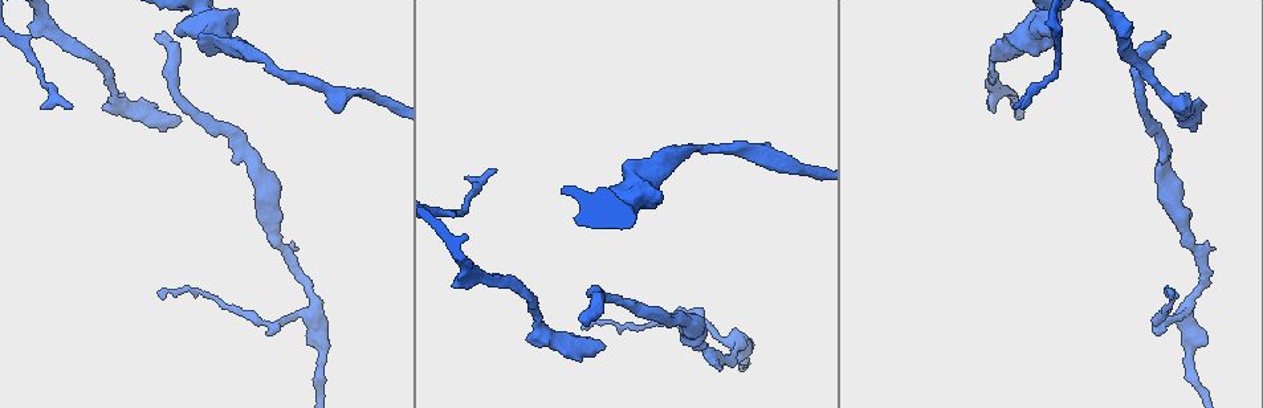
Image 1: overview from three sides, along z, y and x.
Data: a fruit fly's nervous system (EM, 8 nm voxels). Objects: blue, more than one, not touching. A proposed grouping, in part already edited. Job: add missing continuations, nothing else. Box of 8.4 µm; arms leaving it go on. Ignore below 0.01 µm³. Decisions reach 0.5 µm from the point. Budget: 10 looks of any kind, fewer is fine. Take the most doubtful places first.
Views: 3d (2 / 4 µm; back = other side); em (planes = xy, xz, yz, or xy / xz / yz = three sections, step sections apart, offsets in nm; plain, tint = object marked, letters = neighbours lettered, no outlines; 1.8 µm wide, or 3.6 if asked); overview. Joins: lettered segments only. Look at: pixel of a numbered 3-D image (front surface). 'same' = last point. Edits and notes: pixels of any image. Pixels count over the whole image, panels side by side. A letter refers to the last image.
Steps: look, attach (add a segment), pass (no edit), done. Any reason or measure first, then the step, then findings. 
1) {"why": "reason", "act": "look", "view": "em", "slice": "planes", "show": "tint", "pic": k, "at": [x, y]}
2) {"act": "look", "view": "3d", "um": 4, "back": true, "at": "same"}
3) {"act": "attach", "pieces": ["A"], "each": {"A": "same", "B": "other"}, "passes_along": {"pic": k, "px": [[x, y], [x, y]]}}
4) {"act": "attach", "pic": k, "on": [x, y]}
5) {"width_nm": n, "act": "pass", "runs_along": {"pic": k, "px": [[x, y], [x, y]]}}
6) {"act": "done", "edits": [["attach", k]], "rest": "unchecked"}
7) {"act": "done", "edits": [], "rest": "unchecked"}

{"why": "an open end", "act": "look", "view": "em", "slice": "yz", "step": 16, "show": "letters", "pic": 1, "at": [179, 121]}

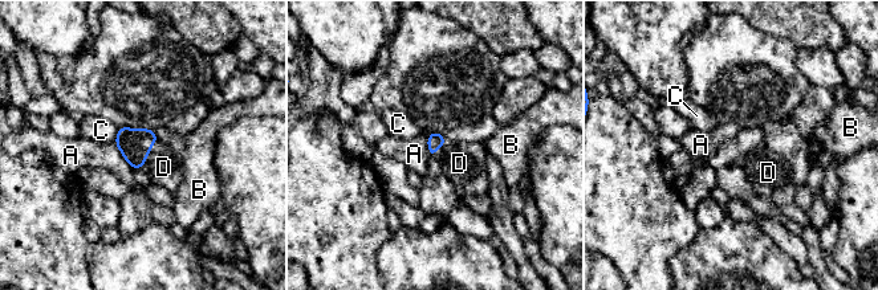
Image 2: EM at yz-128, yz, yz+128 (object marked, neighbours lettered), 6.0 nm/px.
{"act": "attach", "pieces": ["D"], "each": {"A": "other", "B": "other", "C": "other", "D": "same"}, "passes_along": {"pic": 2, "px": [[134, 143], [147, 154], [163, 167]]}, "found": "the cell continues"}

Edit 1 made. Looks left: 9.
{"act": "look", "view": "overview"}

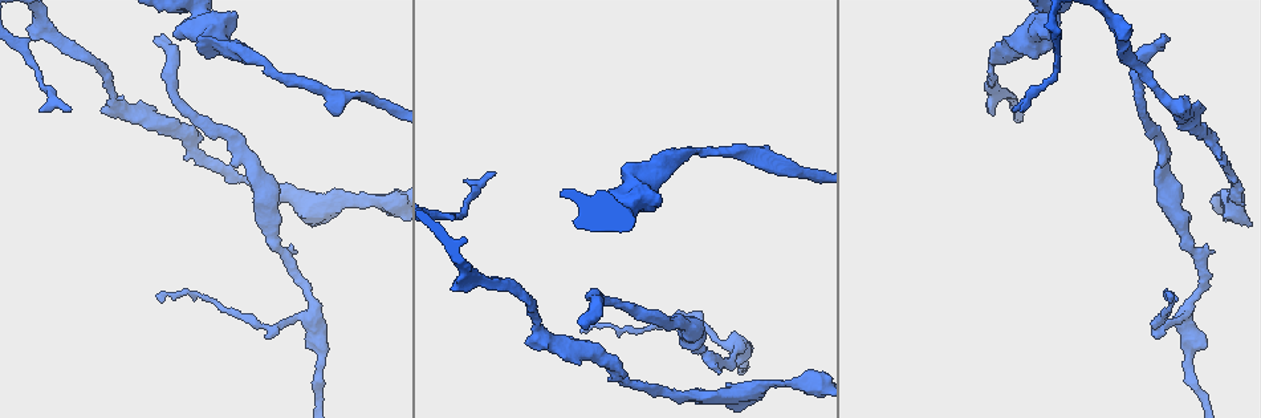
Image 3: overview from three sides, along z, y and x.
{"why": "end of a long branch", "act": "look", "view": "em", "slice": "planes", "show": "letters", "pic": 3, "at": [154, 41]}

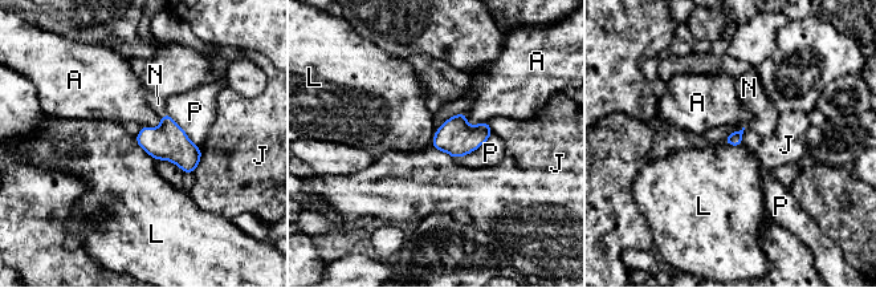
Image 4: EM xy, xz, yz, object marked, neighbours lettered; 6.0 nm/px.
{"longest_contact_nm": ["P", 280], "act": "attach", "pieces": ["N"], "each": {"A": "other", "J": "other", "L": "other", "N": "same", "P": "other"}, "found": "it goes on there"}

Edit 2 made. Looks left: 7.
{"why": "end of a long branch", "act": "look", "view": "em", "slice": "planes", "show": "letters", "pic": 3, "at": [68, 108]}

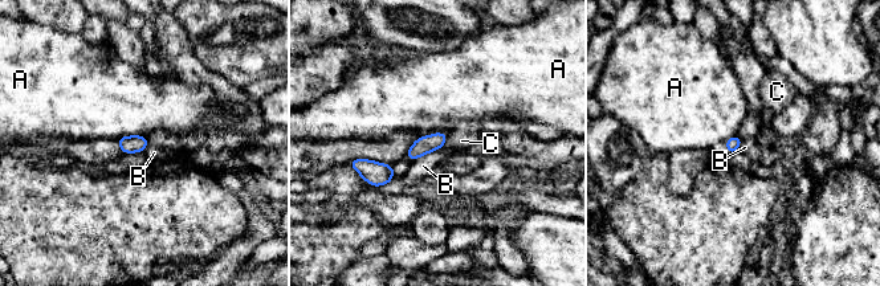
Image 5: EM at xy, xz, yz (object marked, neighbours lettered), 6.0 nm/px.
{"width_nm": 80, "act": "pass", "each": {"A": "other", "B": "other", "C": "other"}, "border": {"pic": 5, "px": [[445, 142], [411, 162]]}, "found": "no lettered segment goes on from it"}

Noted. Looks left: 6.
{"act": "look", "view": "3d", "um": 2, "pic": 3, "at": [172, 33]}

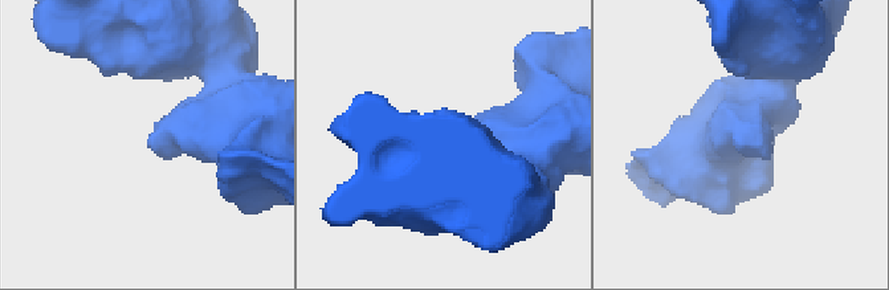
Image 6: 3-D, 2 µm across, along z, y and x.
{"act": "look", "view": "em", "slice": "yz", "step": 4, "show": "plain", "pic": 6, "at": [149, 142]}

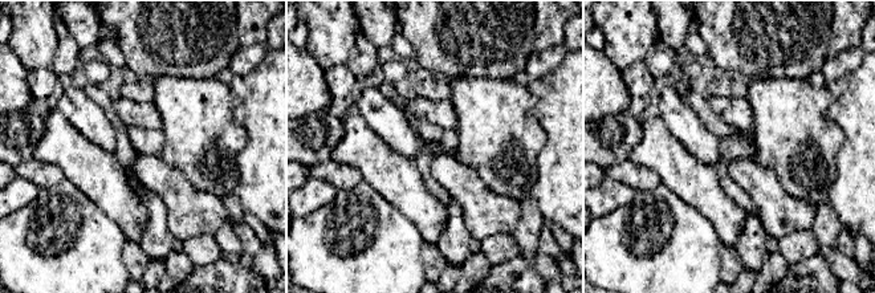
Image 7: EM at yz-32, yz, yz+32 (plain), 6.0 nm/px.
{"why": "what lies round it", "act": "look", "view": "em", "slice": "yz", "step": 4, "show": "letters", "at": "same"}

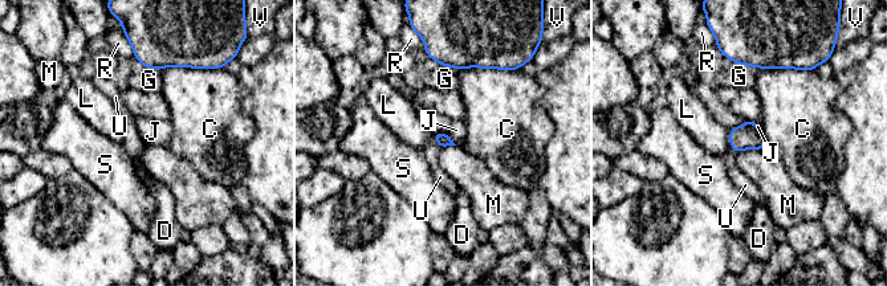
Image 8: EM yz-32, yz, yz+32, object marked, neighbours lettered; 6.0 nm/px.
{"act": "pass", "each": {"C": "other", "D": "other", "G": "other", "J": "other", "L": "other", "M": "other", "R": "other", "S": "other", "U": "other", "V": "other"}, "border": {"pic": 8, "px": [[435, 131], [444, 133], [455, 144]]}, "found": "none of them fits"}

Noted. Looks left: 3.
{"act": "done", "edits": [["attach", 2], ["attach", 4]], "rest": "unchecked"}

